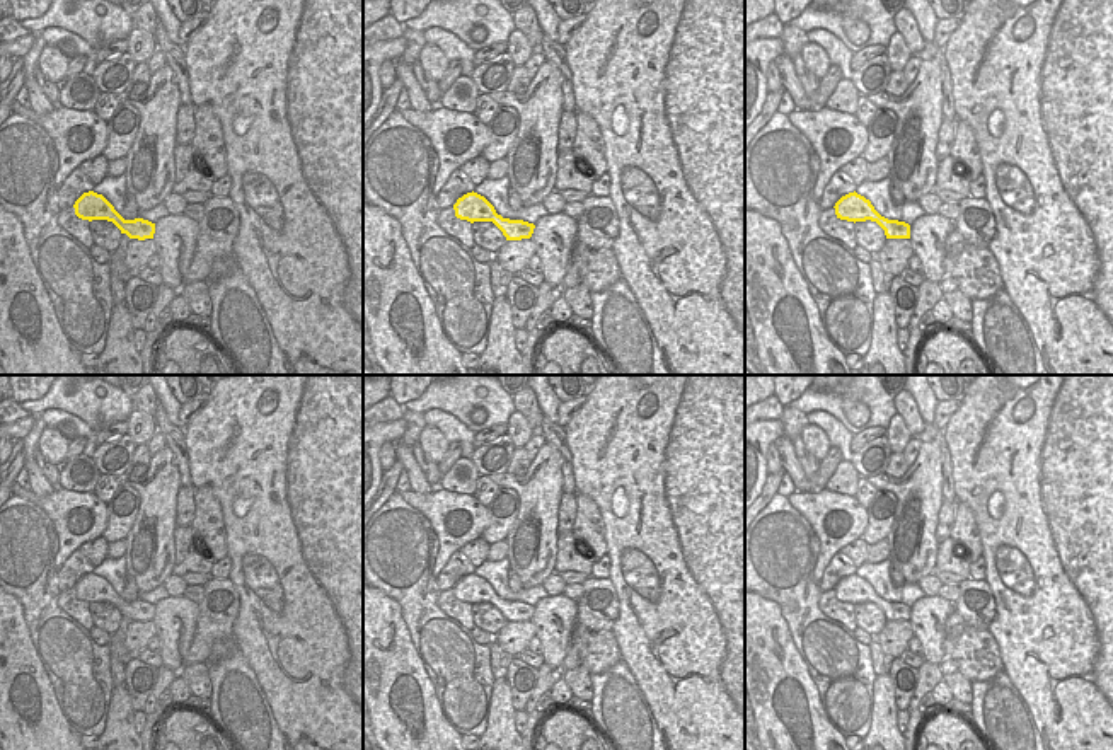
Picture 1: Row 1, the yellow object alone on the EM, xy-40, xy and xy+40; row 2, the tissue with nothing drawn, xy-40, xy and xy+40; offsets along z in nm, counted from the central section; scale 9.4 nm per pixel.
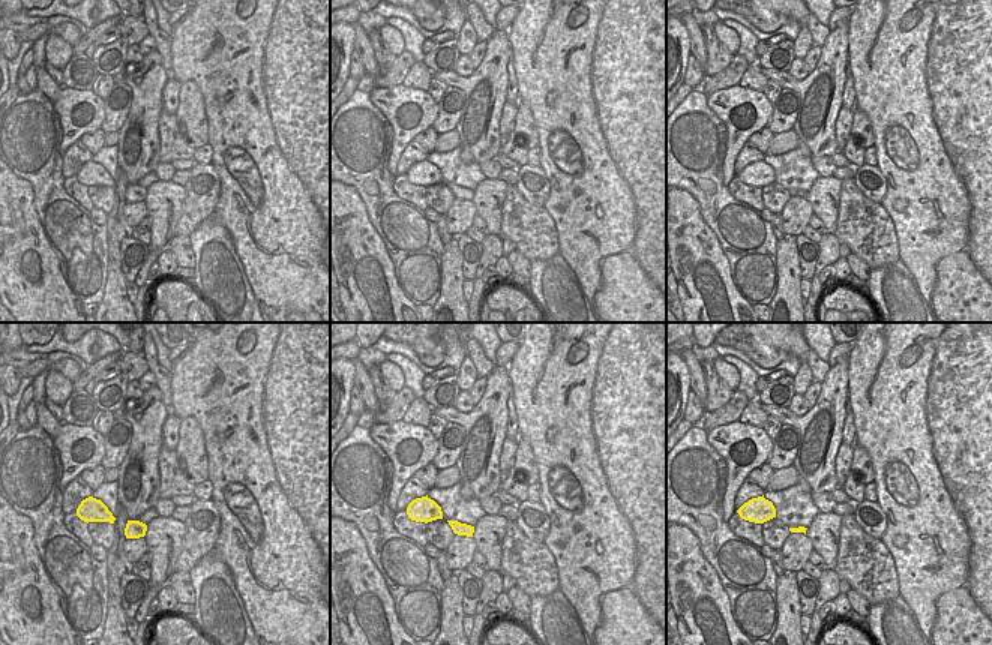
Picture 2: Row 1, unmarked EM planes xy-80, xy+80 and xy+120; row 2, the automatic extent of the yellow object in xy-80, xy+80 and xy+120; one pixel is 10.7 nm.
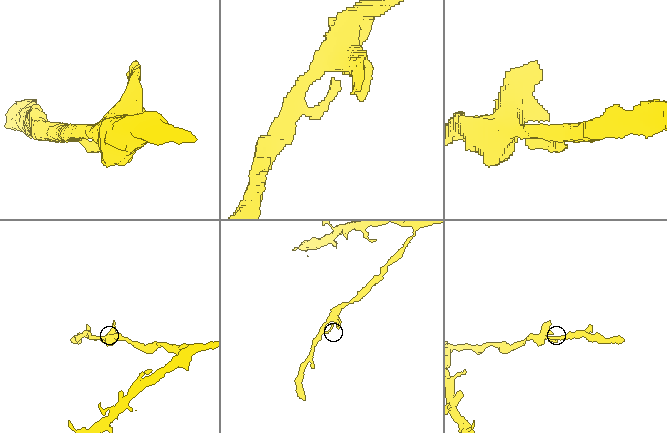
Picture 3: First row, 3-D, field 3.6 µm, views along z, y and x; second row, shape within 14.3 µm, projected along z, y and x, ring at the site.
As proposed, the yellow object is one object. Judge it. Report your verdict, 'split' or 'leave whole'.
leave whole

